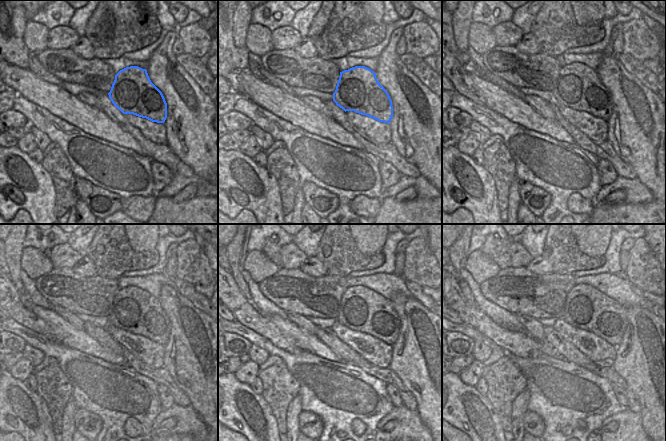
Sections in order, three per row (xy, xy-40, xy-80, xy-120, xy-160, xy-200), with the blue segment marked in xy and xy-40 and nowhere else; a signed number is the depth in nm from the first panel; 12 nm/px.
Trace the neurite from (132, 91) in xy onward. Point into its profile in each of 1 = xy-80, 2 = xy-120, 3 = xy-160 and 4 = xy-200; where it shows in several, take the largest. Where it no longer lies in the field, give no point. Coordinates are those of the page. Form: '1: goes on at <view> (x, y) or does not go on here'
1: goes on at xy-80 (579, 87)
2: goes on at xy-120 (135, 310)
3: goes on at xy-160 (361, 309)
4: goes on at xy-200 (586, 308)

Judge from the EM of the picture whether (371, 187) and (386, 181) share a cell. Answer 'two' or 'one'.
two

